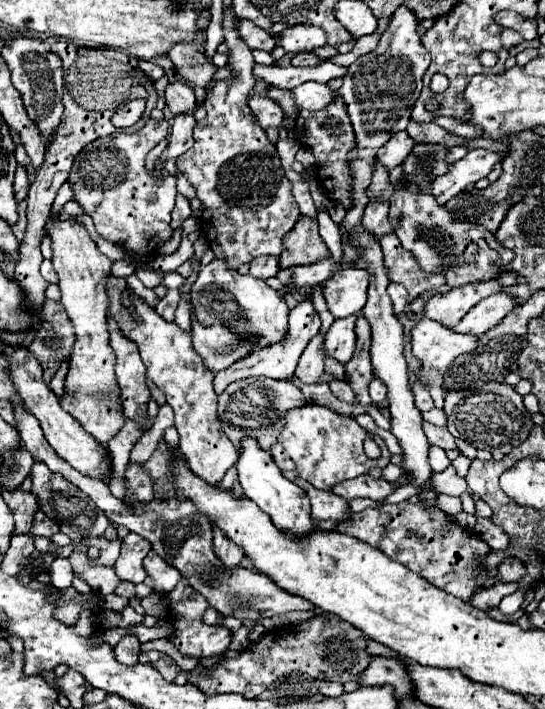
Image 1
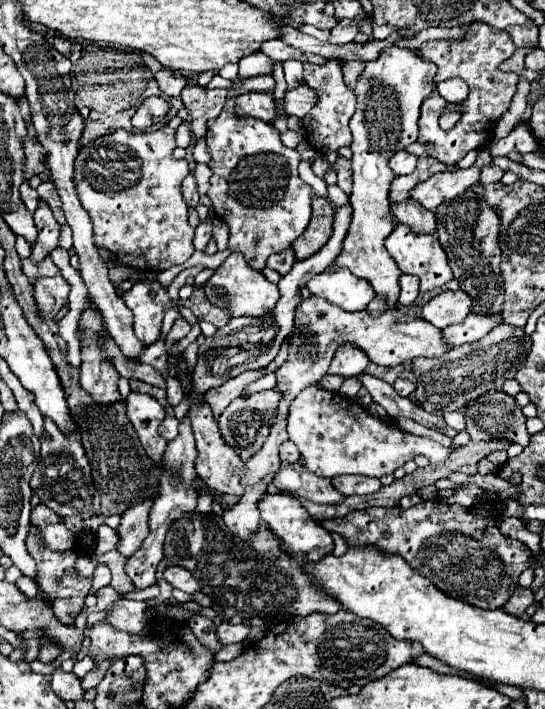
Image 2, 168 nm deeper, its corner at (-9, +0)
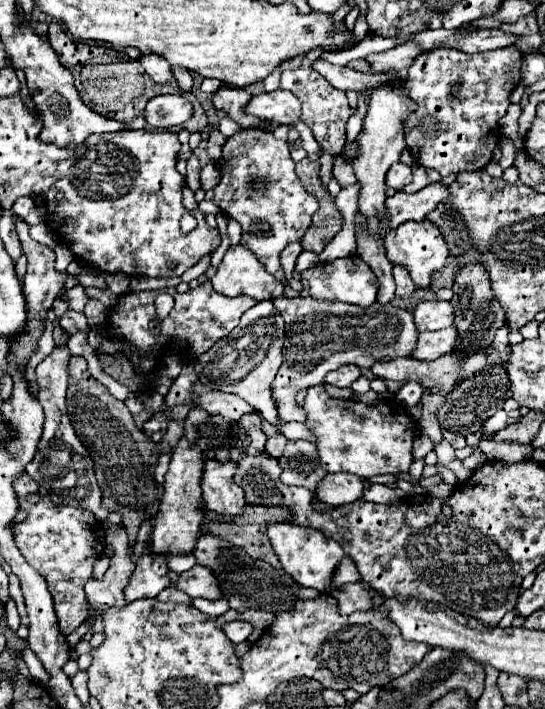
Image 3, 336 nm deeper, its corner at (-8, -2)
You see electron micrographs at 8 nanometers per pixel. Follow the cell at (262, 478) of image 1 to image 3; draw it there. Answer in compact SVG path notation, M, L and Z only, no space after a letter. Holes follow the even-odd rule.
M270 523L268 537L272 541L272 547L274 547L284 571L288 575L292 575L296 579L296 583L300 583L302 587L314 587L322 593L328 591L332 573L334 573L338 561L344 557L344 551L339 543L324 537L324 533L318 529L300 527L294 523Z

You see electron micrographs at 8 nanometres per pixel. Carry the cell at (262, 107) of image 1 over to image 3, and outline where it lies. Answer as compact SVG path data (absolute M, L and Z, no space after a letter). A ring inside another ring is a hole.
M240 87L218 89L214 93L214 97L212 97L214 107L226 111L228 117L232 121L236 121L240 127L244 127L244 129L248 129L248 127L266 129L268 127L266 121L262 121L262 119L258 119L258 117L254 117L254 115L250 115L246 111L246 105L250 103L250 99L252 99L252 95L248 91L244 91L244 89L240 89Z

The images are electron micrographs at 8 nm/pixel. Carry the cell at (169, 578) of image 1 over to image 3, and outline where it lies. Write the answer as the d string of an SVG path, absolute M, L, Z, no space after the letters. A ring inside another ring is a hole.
M194 565L192 569L188 569L188 571L178 575L176 589L184 591L192 599L196 599L196 597L220 599L222 597L220 587L218 587L218 583L214 583L214 577L210 575L210 571L206 571L206 567L202 569L198 565Z

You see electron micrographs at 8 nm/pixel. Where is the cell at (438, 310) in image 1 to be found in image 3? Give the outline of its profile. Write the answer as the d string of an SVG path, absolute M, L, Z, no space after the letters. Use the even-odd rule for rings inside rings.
M422 301L414 311L414 323L418 331L438 331L454 323L454 305L452 301Z

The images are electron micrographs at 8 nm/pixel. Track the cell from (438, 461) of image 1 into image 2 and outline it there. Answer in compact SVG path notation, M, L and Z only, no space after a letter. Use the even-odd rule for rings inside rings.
M315 385L303 389L293 401L287 431L289 439L299 447L307 469L329 479L345 473L383 477L403 467L415 455L425 455L431 463L441 463L451 453L451 449L425 437L403 433L395 421L377 419L359 403Z

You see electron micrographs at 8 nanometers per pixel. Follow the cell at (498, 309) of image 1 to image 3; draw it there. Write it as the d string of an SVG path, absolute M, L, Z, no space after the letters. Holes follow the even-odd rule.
M446 327L442 331L428 331L428 333L420 333L418 337L418 351L414 351L412 357L418 359L438 359L444 353L450 353L458 347L458 331L456 327Z

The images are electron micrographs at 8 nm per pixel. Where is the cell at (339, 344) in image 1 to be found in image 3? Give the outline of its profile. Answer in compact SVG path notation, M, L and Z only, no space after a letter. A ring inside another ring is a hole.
M342 365L334 371L330 371L330 375L326 375L324 383L332 383L336 387L350 387L360 375L362 373L360 373L358 365Z

